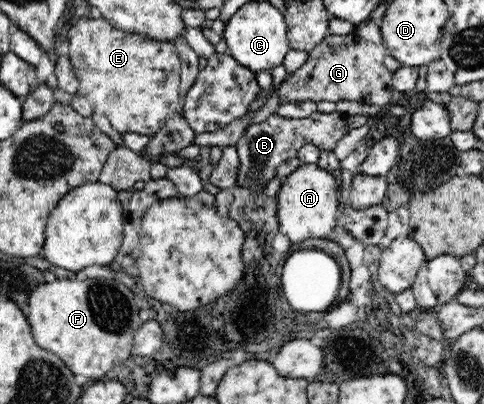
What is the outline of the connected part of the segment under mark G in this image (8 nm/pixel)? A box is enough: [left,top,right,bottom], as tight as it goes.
[276,19,396,107]

